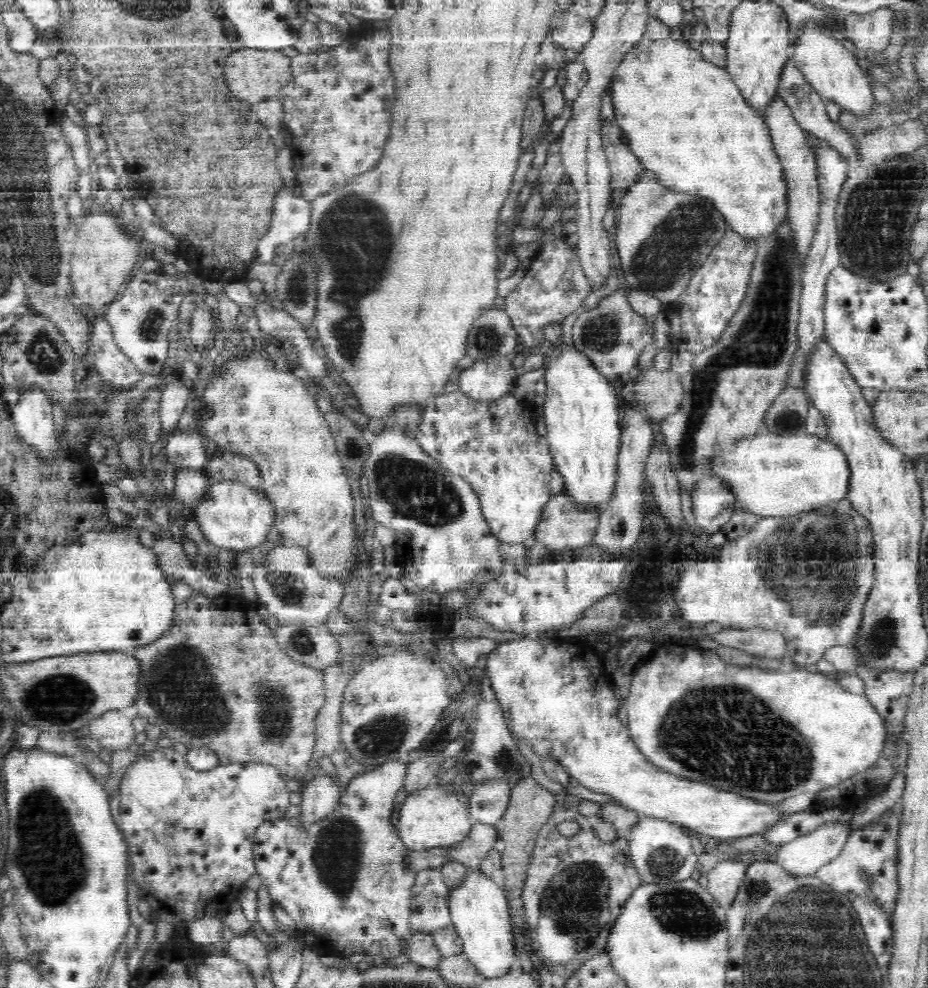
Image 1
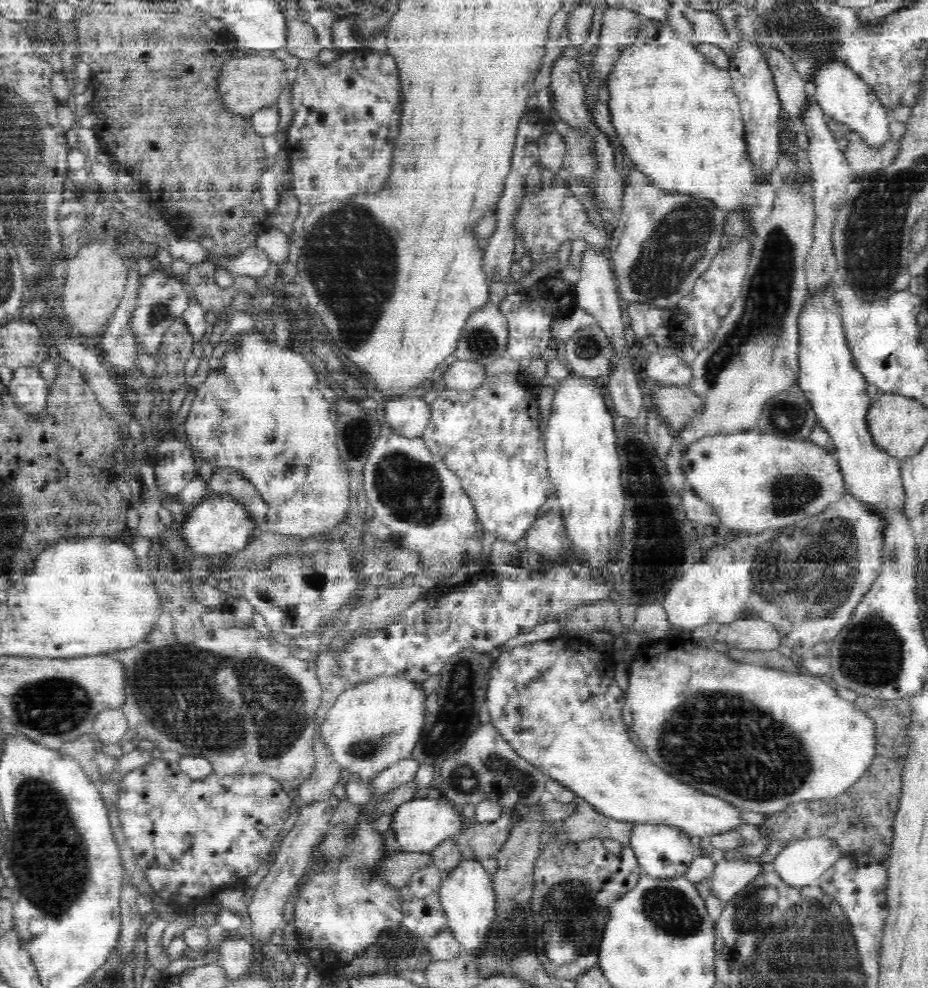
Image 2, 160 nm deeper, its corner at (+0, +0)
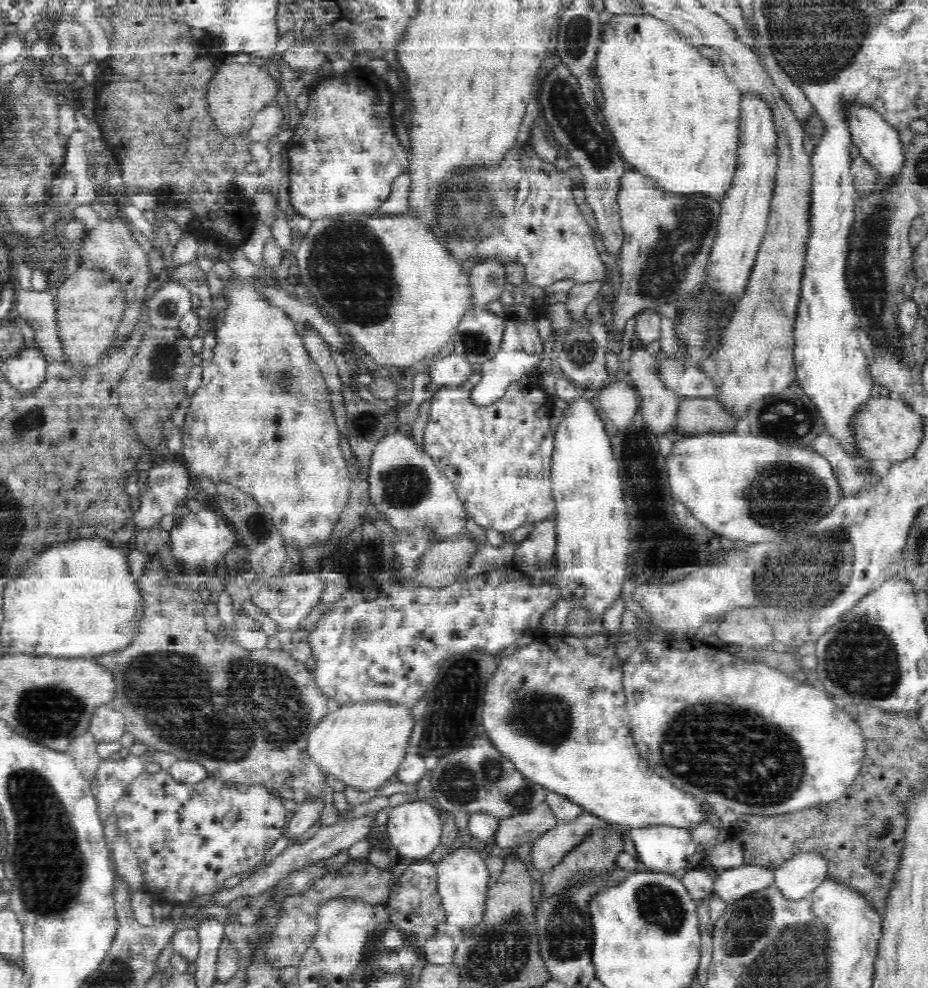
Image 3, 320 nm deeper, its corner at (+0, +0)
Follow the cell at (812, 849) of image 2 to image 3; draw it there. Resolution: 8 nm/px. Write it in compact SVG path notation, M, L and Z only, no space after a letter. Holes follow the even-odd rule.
M800 850L773 869L774 883L792 900L810 896L828 874L828 861L817 850Z

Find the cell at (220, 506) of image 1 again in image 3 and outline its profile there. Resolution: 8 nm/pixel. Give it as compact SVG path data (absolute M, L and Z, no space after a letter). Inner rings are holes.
M204 508L201 512L190 512L182 518L177 520L175 527L170 531L170 537L172 538L172 553L174 557L180 560L186 566L186 569L191 574L189 567L213 565L219 559L223 558L232 548L240 546L240 534L238 534L237 526L234 522L230 521L230 517L226 517L226 514L222 513L218 508Z

